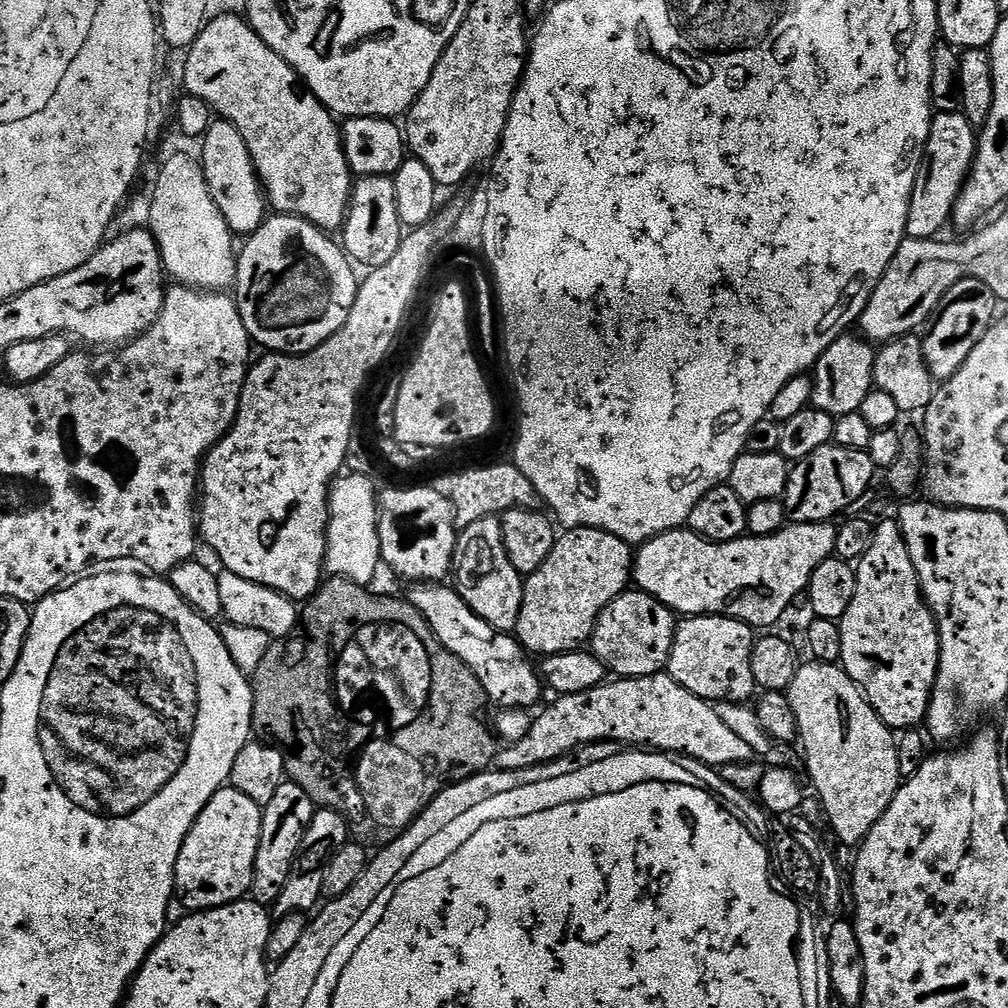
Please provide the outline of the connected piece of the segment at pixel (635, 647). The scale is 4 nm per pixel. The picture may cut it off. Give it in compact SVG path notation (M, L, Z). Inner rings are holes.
M629 590L614 598L596 619L590 651L609 673L617 677L655 676L667 669L677 623L672 609L658 602L658 598L639 590Z

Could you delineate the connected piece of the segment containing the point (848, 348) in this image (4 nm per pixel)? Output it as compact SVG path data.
M845 334L837 338L834 343L820 355L814 365L812 378L811 407L839 418L858 412L862 402L866 402L866 394L874 390L874 362L877 349L869 341L856 334Z

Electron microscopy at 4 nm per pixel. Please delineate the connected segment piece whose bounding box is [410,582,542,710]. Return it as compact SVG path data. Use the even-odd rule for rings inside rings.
M420 582L410 595L410 602L424 615L430 630L438 638L438 642L454 658L458 658L473 672L482 686L485 697L492 700L501 709L522 708L532 710L540 700L542 677L535 663L531 664L529 653L515 635L499 632L490 626L460 597L455 587L444 582Z

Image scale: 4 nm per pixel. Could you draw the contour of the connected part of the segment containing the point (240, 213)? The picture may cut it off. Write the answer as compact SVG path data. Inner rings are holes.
M216 118L208 127L208 133L203 136L202 144L202 167L210 198L214 198L214 206L222 210L222 218L226 218L232 233L240 238L251 236L266 219L266 197L264 185L260 182L260 175L256 173L252 155L242 134L238 134L229 120Z

